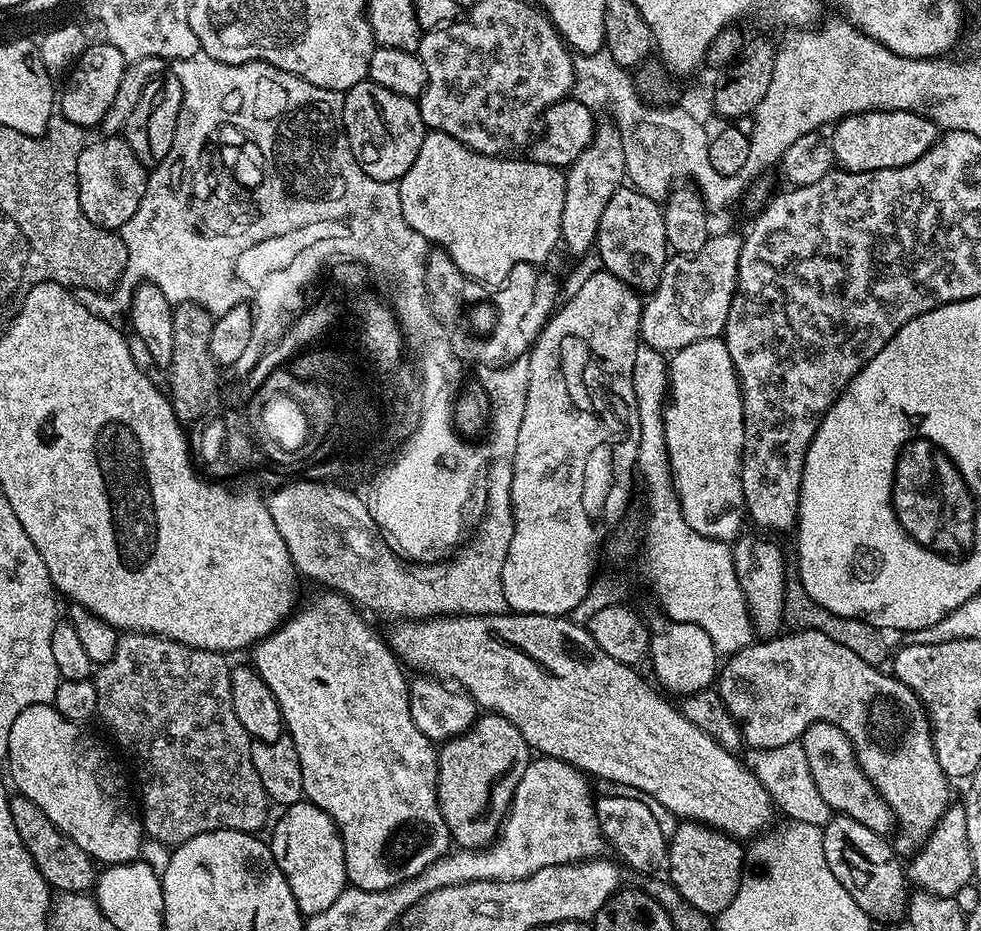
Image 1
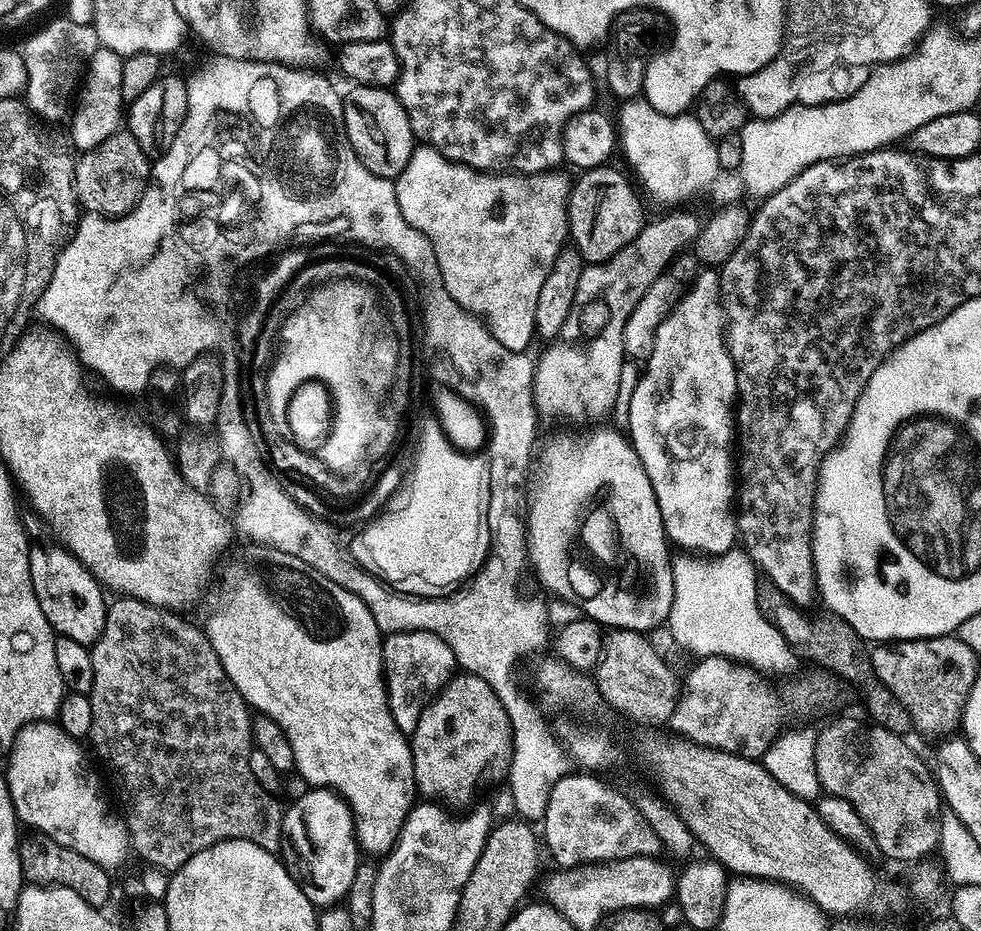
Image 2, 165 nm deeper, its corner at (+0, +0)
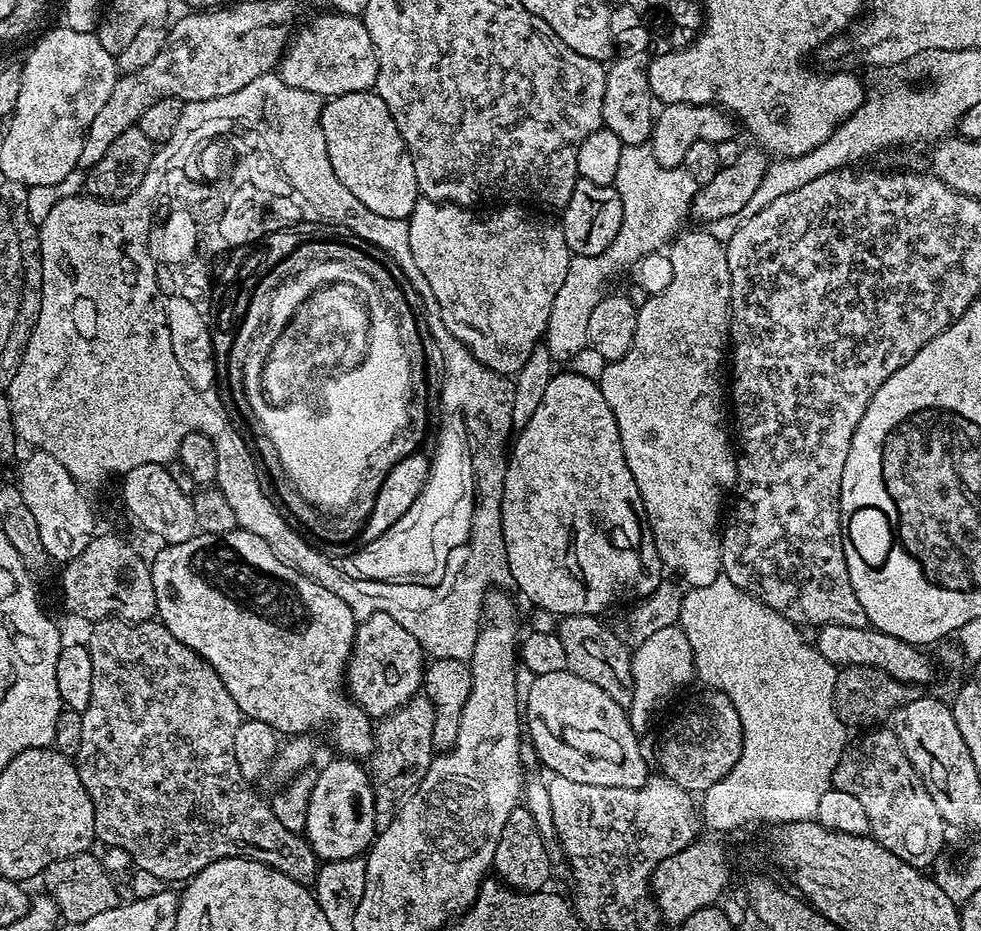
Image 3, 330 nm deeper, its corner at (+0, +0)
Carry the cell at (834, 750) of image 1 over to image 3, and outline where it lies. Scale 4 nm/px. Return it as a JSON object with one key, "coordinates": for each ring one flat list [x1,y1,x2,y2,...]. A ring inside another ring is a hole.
{"coordinates":[[880,726,857,736,860,737,844,749,832,775,832,787,858,798,866,809,866,818,870,818,872,839,886,846,890,854,902,858,902,862,928,870,944,848,946,833,934,798,930,798,922,778,910,766,910,758,906,758,906,750,902,750,902,742,898,742,891,727]]}

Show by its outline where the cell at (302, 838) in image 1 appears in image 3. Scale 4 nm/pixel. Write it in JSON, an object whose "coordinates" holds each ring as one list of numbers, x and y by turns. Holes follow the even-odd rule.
{"coordinates":[[352,758,335,759,317,771,303,830,312,853,321,862,364,856,378,835,374,822,372,782,365,765,363,768,360,765,363,763]]}

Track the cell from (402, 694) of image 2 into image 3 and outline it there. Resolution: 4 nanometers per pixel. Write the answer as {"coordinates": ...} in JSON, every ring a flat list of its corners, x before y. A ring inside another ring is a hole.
{"coordinates":[[370,614,370,618,359,621,356,626,352,653,346,669,346,691,363,708,366,715,379,722,418,695,424,683,425,667,425,650,418,638,414,638,414,634,406,630,406,626,402,626,390,614]]}

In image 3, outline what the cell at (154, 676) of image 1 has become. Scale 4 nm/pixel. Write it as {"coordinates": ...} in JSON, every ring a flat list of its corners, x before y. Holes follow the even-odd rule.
{"coordinates":[[117,618,95,621,91,625,92,633,86,637,90,662,94,662,94,683,90,686,90,706,80,713,82,718,82,746,78,746,78,754,74,758,78,778,82,778,82,786,86,794,90,794,94,806,94,830,96,840,99,843,109,844,112,848,121,848,135,867,154,874,155,877,171,882,180,880,187,882,193,876,197,876,210,862,218,862,222,858,231,856,244,856,247,860,257,860,290,878,294,882,305,886,315,885,316,874,320,871,321,861,317,860,307,839,301,833,294,830,286,830,282,822,274,814,271,803,263,800,255,792,253,781,244,777,238,766,238,758,234,758,234,736,238,734,238,726,242,719,242,713,238,702,230,698,230,690,218,678,214,666,206,662,190,646,178,642,170,630,161,624,159,619,140,621,137,624,128,623]]}

